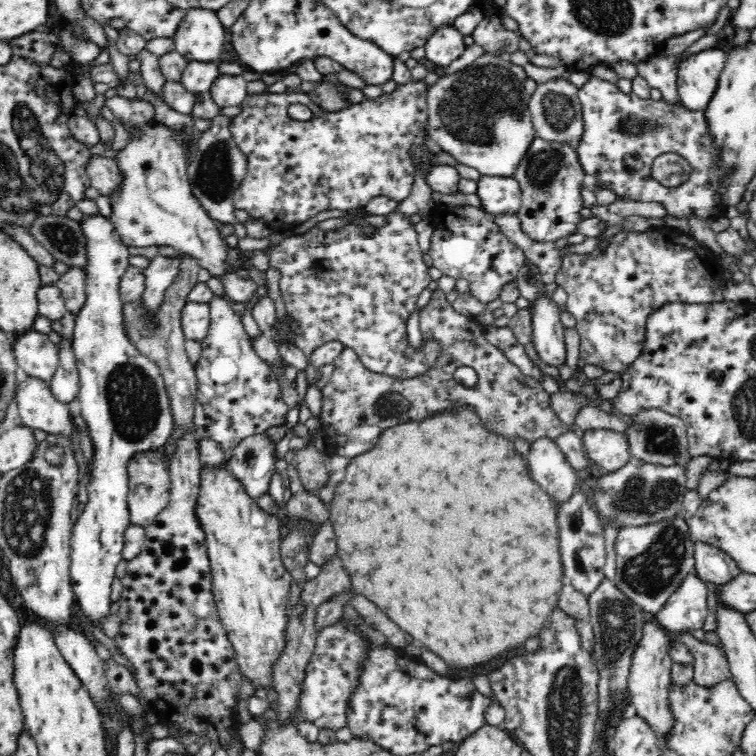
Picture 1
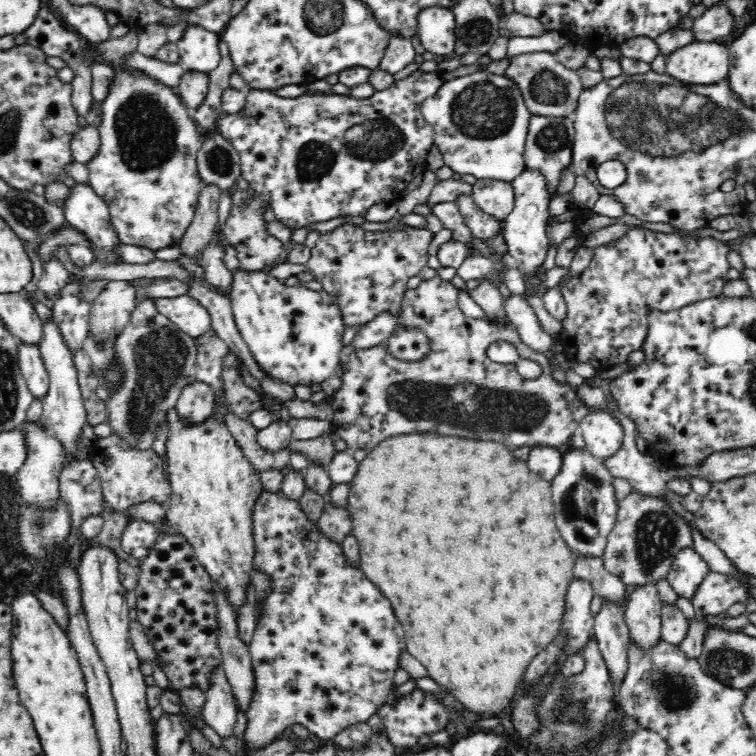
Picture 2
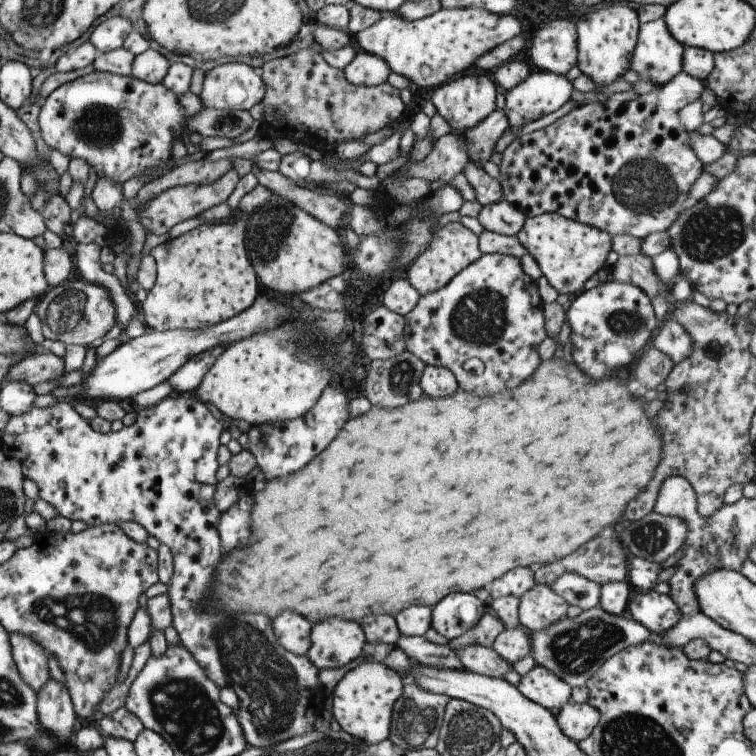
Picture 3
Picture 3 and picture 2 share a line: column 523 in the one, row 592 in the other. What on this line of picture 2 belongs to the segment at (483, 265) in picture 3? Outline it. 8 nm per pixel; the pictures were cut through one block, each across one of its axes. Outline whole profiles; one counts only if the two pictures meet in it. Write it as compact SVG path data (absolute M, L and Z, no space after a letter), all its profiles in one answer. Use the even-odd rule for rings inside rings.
M262 490L256 507L254 508L254 539L256 546L255 562L256 570L262 570L272 577L272 587L274 588L270 597L267 598L265 604L265 615L256 623L254 636L249 647L251 654L252 666L254 669L254 678L256 679L254 698L250 704L250 710L246 712L247 726L243 736L242 749L251 749L268 744L270 741L276 740L278 733L286 727L290 727L292 723L302 724L306 727L310 734L320 739L331 739L336 736L342 729L353 727L354 724L364 723L369 716L377 712L377 708L381 704L386 703L386 698L390 696L390 690L394 685L394 674L399 667L401 654L406 651L406 639L402 625L396 620L392 612L390 602L378 592L378 587L370 583L362 570L352 569L348 566L342 557L342 547L334 545L332 541L324 539L316 523L310 523L306 519L306 514L302 513L300 505L296 500L288 500L281 492L278 494L270 494Z

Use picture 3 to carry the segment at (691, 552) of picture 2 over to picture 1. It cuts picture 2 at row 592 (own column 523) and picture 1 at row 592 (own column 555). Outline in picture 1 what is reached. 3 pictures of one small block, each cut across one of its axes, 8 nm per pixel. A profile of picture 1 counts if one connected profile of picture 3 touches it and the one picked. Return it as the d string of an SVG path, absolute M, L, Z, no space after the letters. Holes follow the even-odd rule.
M691 575L679 590L654 615L653 620L669 634L686 634L689 630L703 630L709 615L709 588L700 578Z

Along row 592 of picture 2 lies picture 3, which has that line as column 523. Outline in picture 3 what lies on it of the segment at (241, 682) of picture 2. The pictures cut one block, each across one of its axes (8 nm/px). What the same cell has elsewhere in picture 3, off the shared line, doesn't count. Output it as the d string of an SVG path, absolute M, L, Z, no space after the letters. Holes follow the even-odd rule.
M504 199L481 206L475 218L483 230L505 236L516 236L525 222L524 215Z

